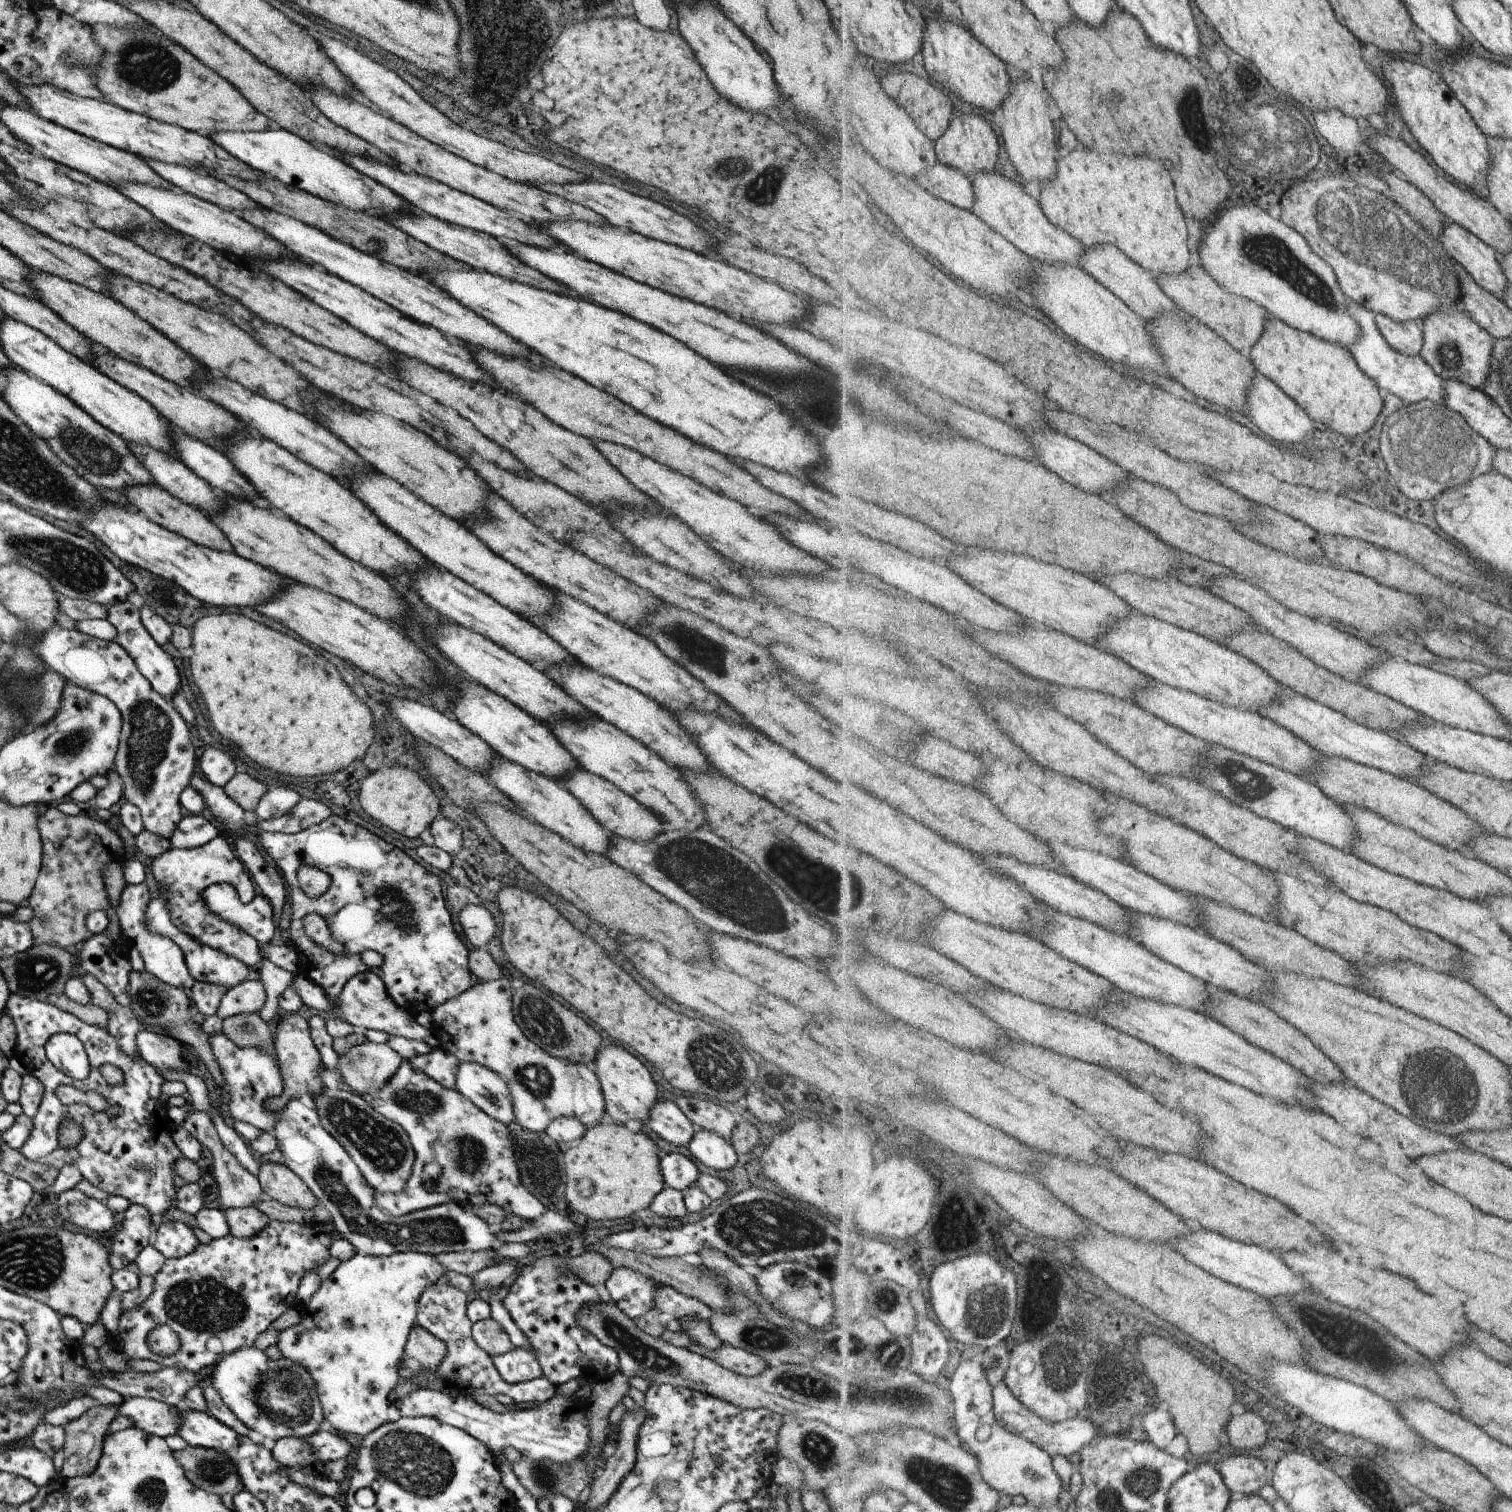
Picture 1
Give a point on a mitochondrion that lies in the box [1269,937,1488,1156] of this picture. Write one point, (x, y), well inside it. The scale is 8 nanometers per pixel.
(1436, 1083)

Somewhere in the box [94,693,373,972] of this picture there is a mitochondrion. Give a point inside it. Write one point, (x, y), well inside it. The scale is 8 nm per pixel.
(150, 727)

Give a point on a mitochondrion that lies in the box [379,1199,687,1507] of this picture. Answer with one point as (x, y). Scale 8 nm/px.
(544, 1477)

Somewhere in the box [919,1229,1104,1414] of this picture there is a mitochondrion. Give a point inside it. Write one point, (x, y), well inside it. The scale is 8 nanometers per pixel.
(974, 1322)

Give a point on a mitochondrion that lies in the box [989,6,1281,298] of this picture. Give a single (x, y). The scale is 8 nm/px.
(1185, 106)

